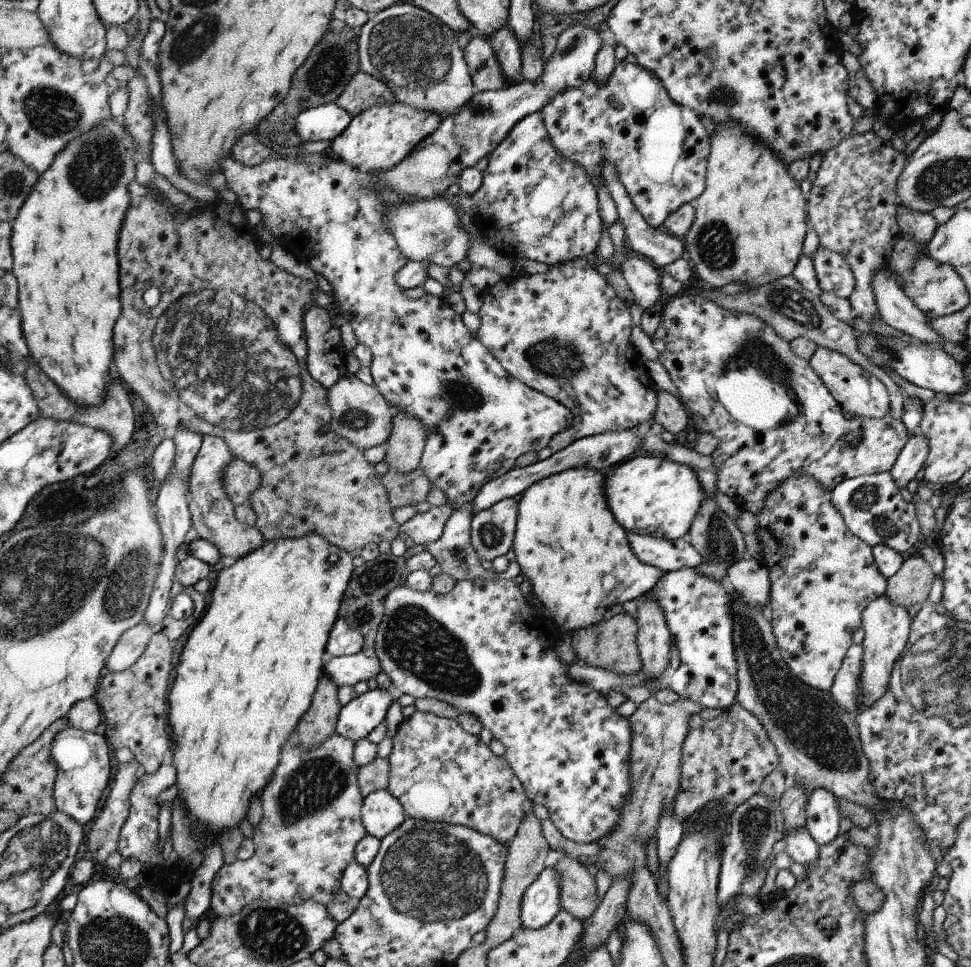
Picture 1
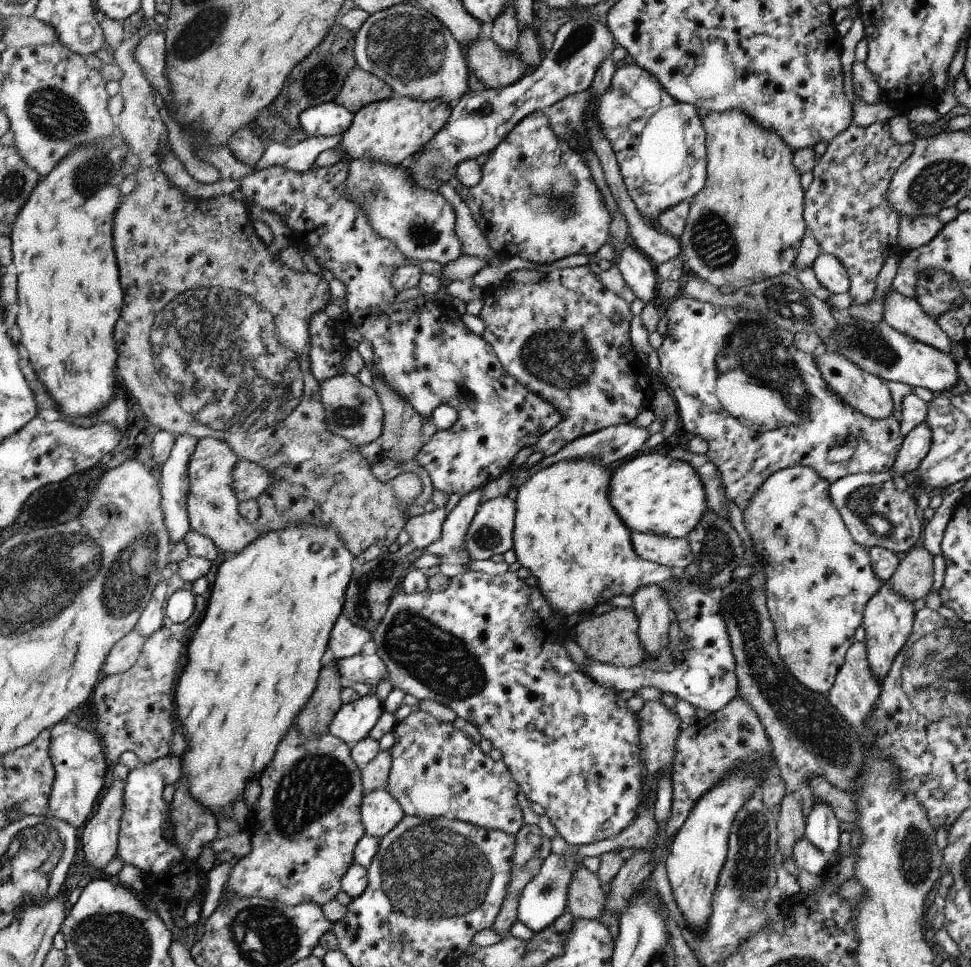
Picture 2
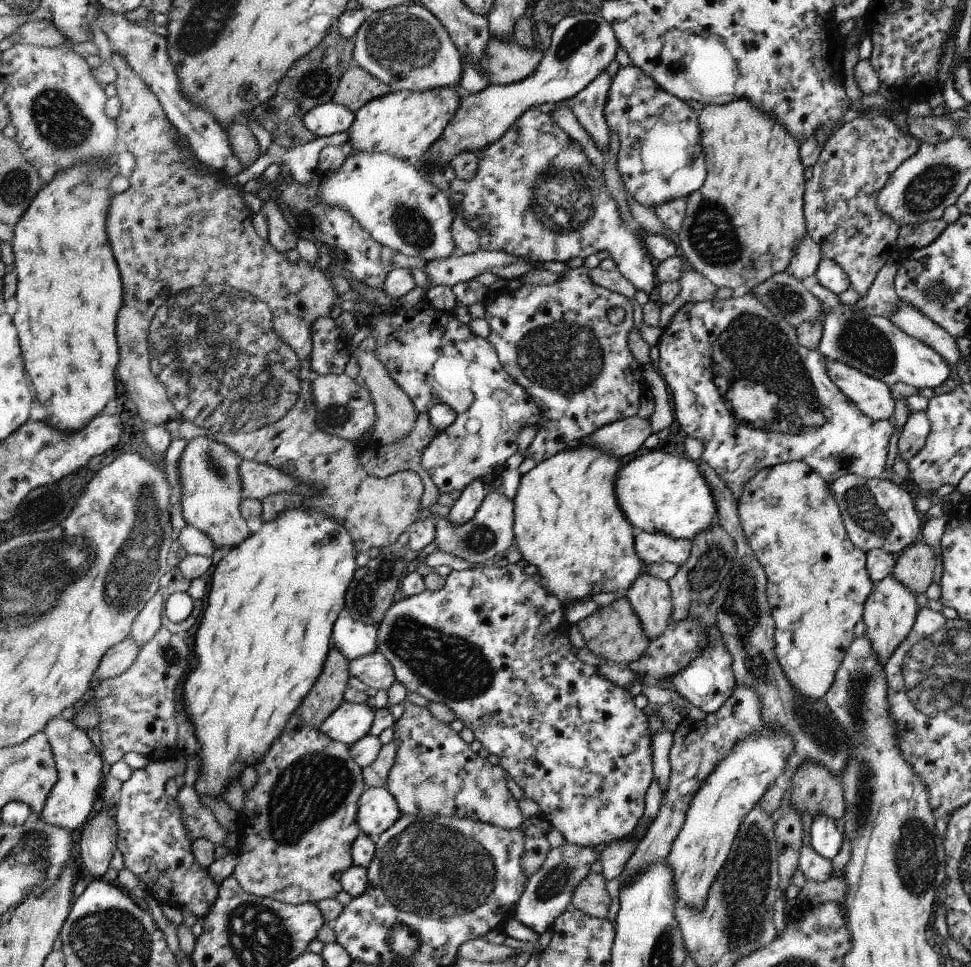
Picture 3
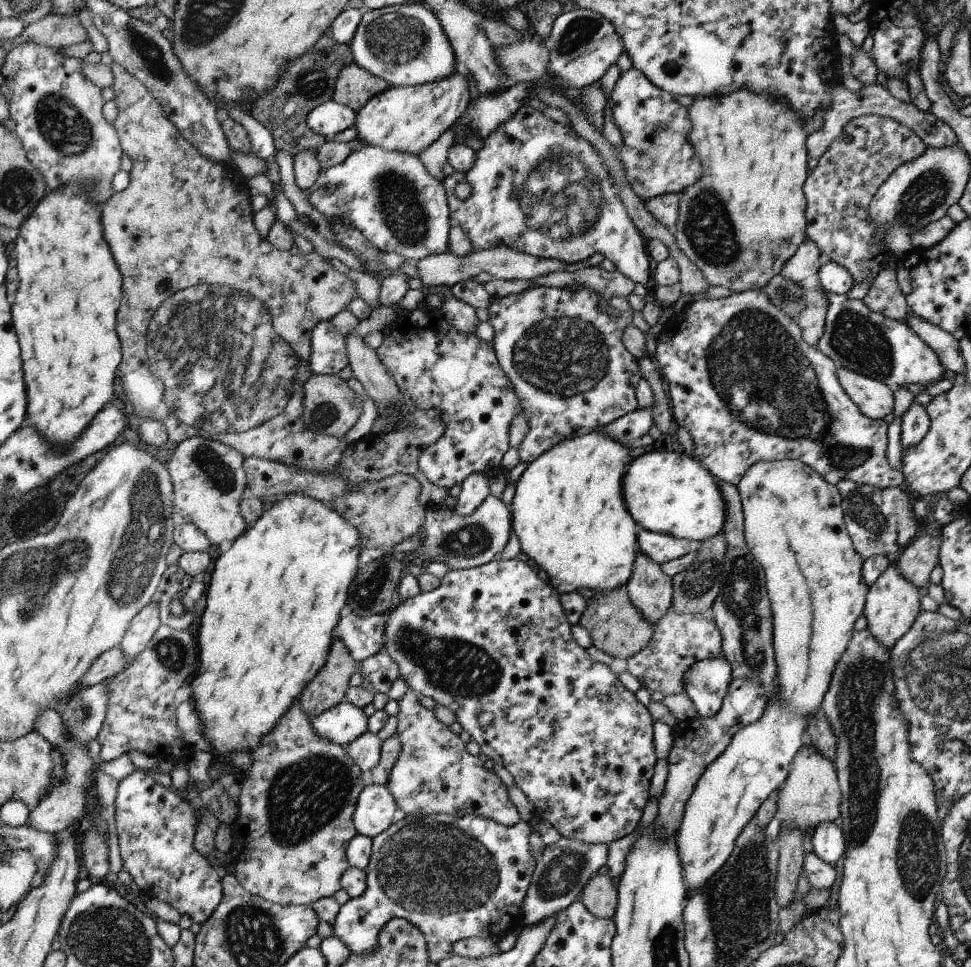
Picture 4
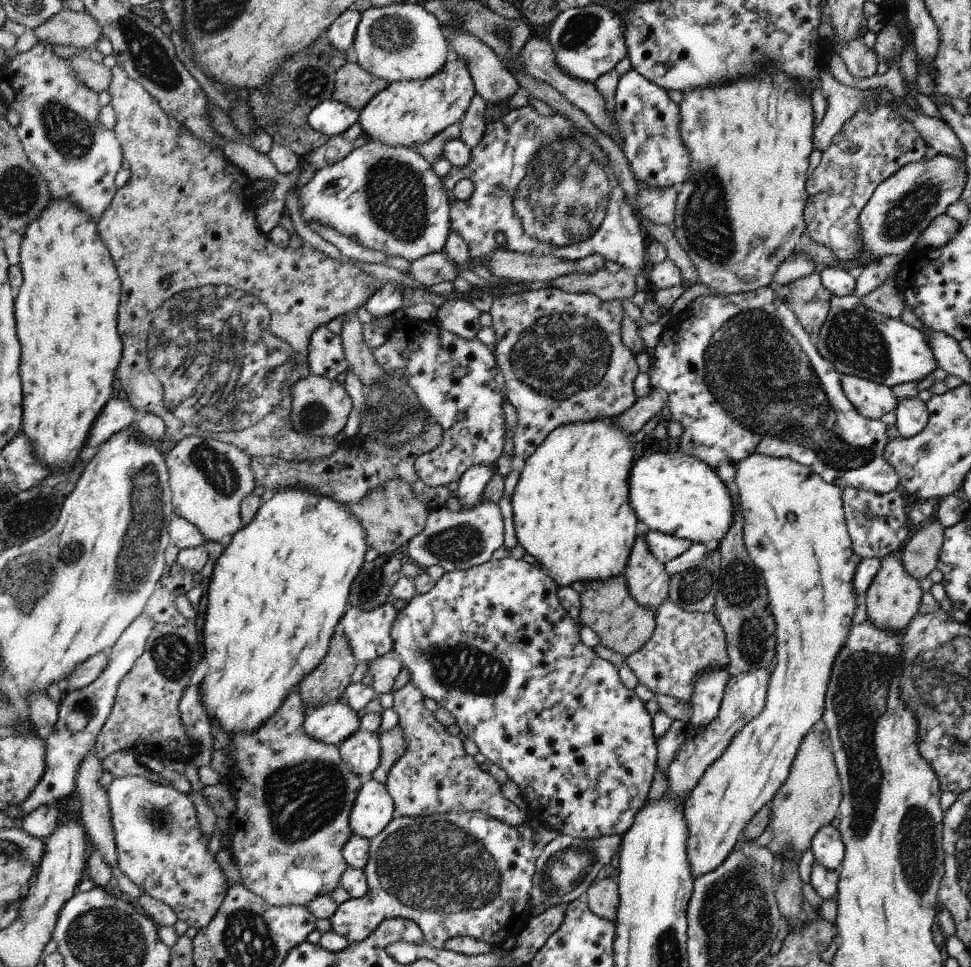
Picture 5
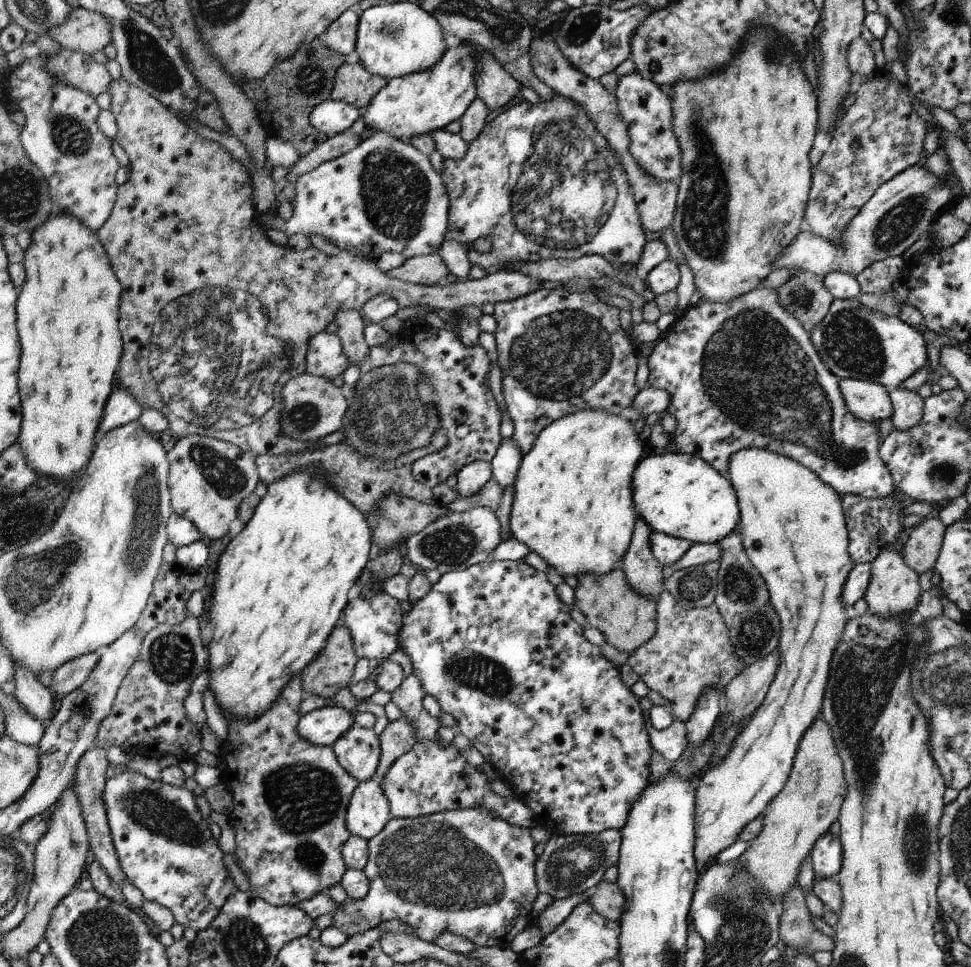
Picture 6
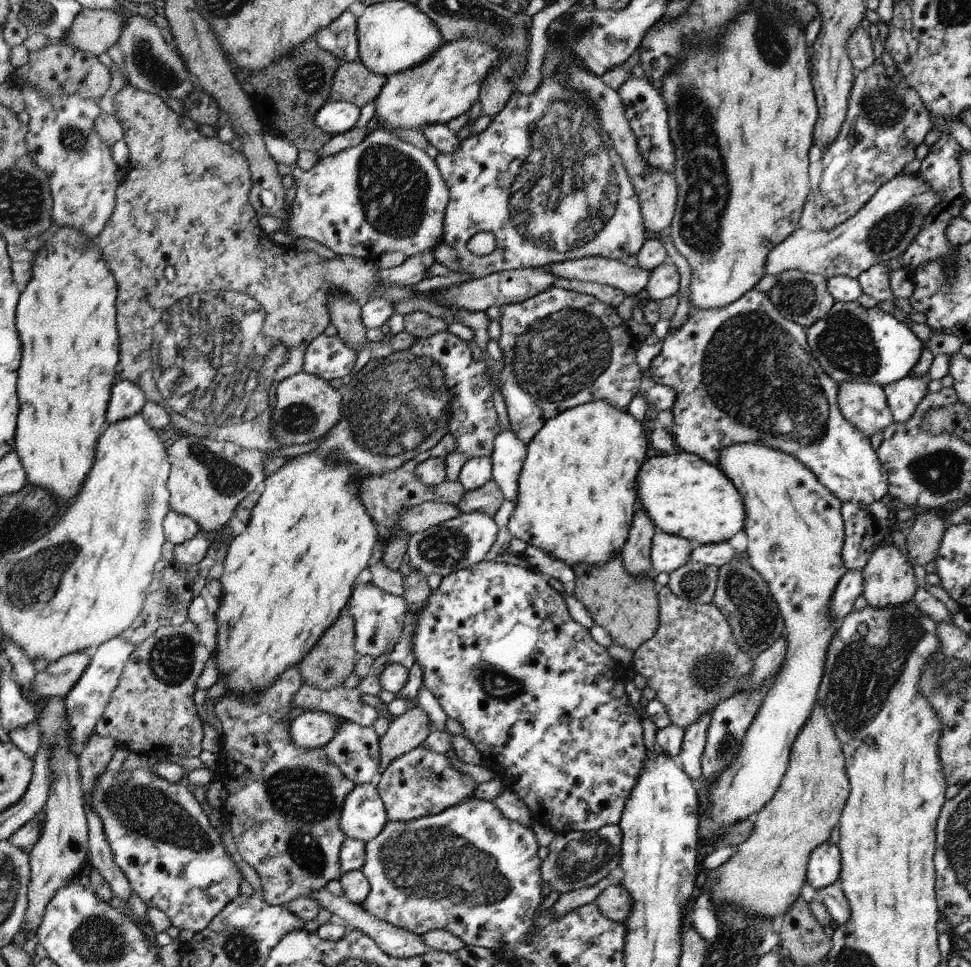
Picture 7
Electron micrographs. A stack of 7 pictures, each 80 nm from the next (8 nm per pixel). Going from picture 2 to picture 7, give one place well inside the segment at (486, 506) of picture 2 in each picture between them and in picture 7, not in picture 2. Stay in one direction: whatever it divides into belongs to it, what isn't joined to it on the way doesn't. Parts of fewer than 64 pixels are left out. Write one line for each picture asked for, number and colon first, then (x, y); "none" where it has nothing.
3: (489, 533)
4: (460, 542)
5: (468, 538)
6: (456, 541)
7: (461, 542)

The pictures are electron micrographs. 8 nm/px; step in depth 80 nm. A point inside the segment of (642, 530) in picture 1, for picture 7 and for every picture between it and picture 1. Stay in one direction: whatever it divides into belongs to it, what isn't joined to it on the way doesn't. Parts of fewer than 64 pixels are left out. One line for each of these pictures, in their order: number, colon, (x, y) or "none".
2: (654, 493)
3: (661, 493)
4: (666, 492)
5: (672, 492)
6: (679, 494)
7: (687, 496)

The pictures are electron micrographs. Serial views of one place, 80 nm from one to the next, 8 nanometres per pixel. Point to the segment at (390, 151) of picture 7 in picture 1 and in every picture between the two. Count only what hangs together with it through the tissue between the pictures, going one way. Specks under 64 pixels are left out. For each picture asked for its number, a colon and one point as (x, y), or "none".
1: (428, 231)
2: (421, 222)
3: (390, 197)
4: (390, 196)
5: (386, 198)
6: (383, 196)

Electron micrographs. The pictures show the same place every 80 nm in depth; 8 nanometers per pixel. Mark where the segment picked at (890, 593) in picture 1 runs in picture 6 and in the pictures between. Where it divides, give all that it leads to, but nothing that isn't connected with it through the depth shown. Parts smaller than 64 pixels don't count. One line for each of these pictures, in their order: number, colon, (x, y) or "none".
2: (913, 578)
3: (914, 567)
4: (917, 560)
5: (920, 554)
6: (921, 550)

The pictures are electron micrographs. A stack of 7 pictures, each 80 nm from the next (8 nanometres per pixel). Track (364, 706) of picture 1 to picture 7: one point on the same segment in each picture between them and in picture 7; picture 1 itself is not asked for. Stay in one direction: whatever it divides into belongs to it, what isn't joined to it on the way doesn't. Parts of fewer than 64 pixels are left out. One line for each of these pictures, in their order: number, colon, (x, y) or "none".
2: (354, 720)
3: (350, 722)
4: (343, 723)
5: (333, 724)
6: (323, 726)
7: (313, 729)

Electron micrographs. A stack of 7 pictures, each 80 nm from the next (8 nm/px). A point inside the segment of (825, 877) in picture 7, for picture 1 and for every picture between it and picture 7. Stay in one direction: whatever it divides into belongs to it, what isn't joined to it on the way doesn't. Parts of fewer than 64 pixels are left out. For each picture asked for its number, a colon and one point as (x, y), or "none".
1: (823, 818)
2: (822, 829)
3: (825, 838)
4: (829, 843)
5: (828, 848)
6: (827, 856)

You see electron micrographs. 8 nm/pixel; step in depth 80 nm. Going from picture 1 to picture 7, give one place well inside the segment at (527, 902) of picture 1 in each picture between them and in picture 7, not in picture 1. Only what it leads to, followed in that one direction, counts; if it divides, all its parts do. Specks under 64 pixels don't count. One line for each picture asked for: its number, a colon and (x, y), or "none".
2: (545, 898)
3: (548, 893)
4: (565, 868)
5: (568, 865)
6: (570, 865)
7: (578, 859)

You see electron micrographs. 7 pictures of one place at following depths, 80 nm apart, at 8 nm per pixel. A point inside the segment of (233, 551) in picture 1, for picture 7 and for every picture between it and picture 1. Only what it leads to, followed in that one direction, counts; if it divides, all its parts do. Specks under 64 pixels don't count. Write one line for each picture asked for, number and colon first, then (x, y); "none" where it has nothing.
2: (212, 505)
3: (209, 470)
4: (210, 480)
5: (210, 479)
6: (209, 480)
7: (209, 479)

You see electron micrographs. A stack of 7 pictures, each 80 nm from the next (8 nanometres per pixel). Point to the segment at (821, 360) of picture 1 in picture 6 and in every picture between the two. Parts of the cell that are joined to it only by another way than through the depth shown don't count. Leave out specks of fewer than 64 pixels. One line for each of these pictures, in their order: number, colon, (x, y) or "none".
2: (865, 392)
3: (871, 395)
4: (874, 398)
5: (873, 400)
6: (868, 401)

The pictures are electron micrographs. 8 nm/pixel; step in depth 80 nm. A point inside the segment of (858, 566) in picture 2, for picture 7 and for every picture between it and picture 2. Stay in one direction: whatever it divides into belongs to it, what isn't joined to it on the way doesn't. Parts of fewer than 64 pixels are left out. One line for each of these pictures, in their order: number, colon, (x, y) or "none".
3: (818, 583)
4: (795, 527)
5: (795, 529)
6: (794, 528)
7: (796, 534)

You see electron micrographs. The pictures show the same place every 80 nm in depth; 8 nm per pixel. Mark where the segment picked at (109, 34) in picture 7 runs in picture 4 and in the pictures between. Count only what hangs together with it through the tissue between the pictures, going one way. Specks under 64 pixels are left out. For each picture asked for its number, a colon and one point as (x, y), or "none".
4: (51, 30)
5: (69, 28)
6: (86, 31)

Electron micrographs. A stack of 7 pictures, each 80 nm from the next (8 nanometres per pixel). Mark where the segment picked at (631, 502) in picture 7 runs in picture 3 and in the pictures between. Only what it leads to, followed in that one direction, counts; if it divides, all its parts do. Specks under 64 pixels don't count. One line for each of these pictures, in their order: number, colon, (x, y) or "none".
3: (568, 524)
4: (569, 516)
5: (571, 506)
6: (573, 505)

